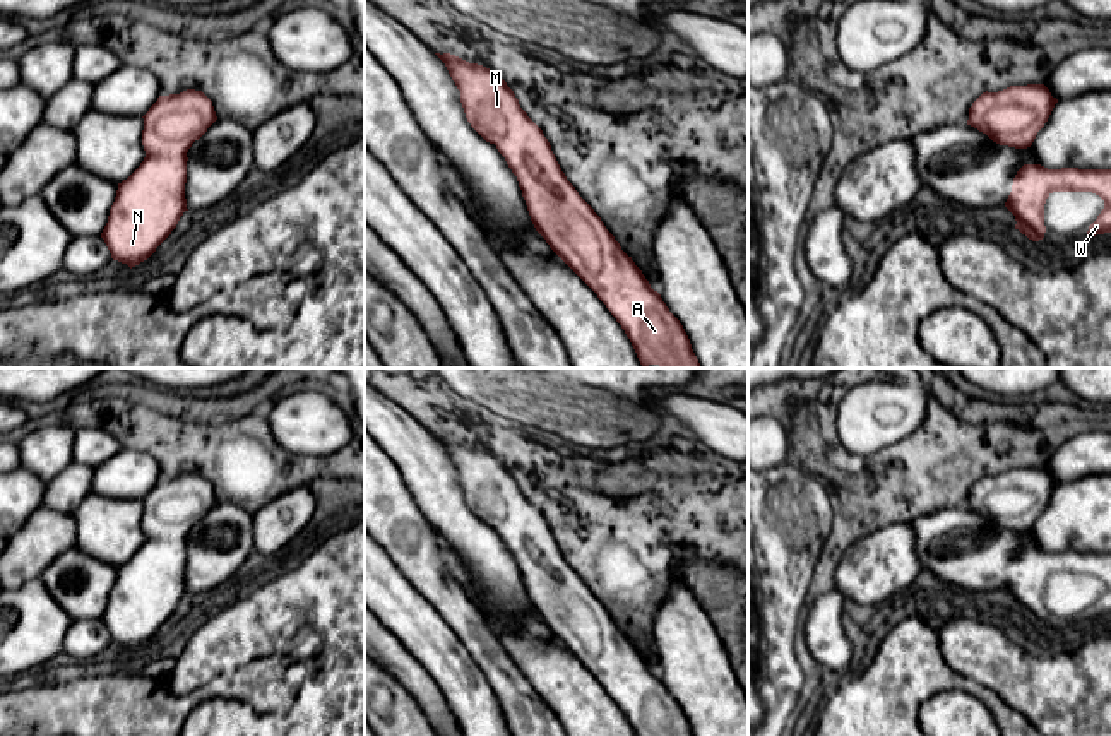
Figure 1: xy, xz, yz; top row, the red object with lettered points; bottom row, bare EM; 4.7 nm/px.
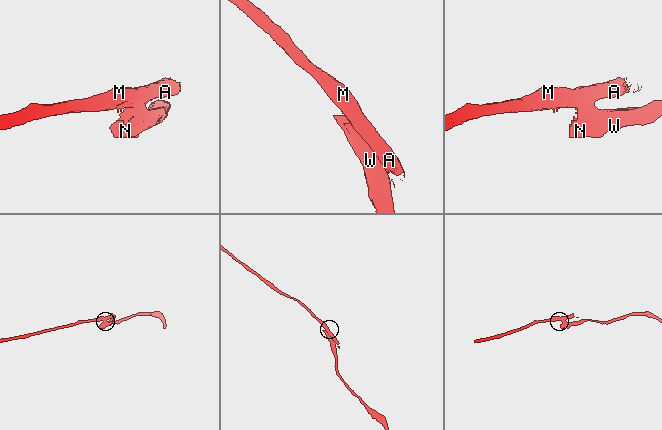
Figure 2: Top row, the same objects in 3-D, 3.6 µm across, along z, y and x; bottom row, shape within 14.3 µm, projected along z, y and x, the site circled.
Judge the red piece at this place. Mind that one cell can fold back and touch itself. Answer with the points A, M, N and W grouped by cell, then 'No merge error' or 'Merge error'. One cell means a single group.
Groups: A M / N W. Merge error

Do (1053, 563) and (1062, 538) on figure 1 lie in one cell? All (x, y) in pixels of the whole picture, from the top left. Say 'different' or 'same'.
different

